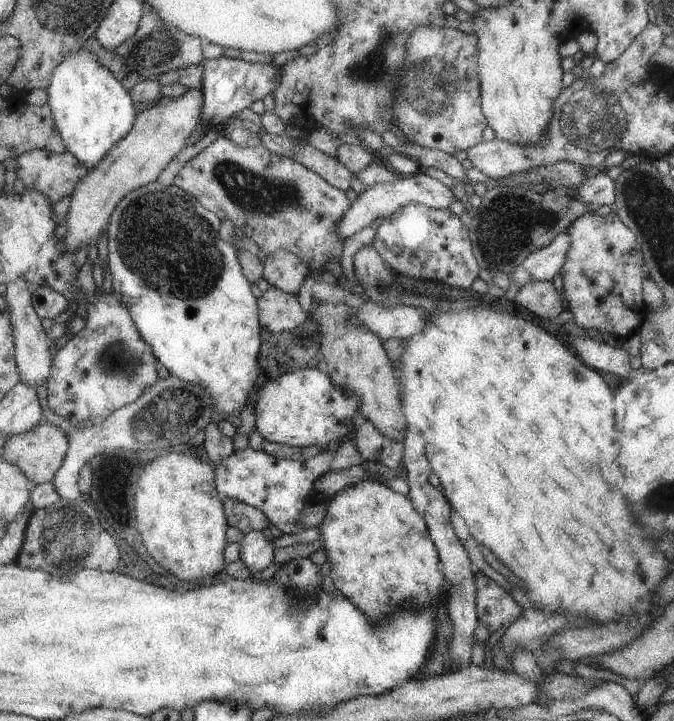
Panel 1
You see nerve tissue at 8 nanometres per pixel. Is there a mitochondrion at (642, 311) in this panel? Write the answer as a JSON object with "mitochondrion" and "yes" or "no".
{"mitochondrion":"no"}

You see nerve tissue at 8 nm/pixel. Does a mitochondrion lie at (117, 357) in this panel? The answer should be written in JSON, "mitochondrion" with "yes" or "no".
{"mitochondrion":"yes"}

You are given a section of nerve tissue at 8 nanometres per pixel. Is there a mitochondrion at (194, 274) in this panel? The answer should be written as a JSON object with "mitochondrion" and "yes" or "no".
{"mitochondrion":"yes"}

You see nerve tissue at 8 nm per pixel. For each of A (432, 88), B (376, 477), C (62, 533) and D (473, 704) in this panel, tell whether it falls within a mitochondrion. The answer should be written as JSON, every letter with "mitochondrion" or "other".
{"A":"mitochondrion","B":"other","C":"mitochondrion","D":"other"}

